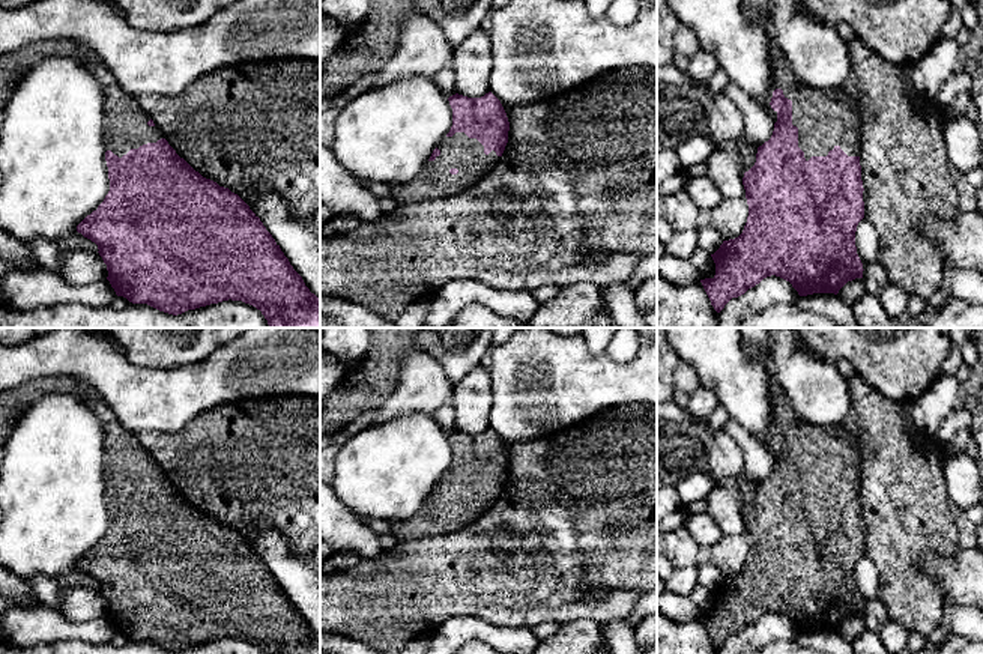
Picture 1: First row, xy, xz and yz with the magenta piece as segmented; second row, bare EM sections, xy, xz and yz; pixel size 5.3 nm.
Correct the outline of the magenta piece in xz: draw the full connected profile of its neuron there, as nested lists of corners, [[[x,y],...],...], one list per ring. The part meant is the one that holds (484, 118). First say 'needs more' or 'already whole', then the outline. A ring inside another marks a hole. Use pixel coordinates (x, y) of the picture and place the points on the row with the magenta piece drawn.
needs more; [[[492,93],[481,98],[452,95],[452,126],[433,150],[421,173],[407,183],[392,185],[392,198],[398,206],[457,195],[485,177],[498,164],[508,143],[510,122],[501,101]]]

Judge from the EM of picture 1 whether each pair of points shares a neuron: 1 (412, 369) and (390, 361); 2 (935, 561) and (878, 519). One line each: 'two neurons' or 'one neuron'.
1: two neurons
2: two neurons

